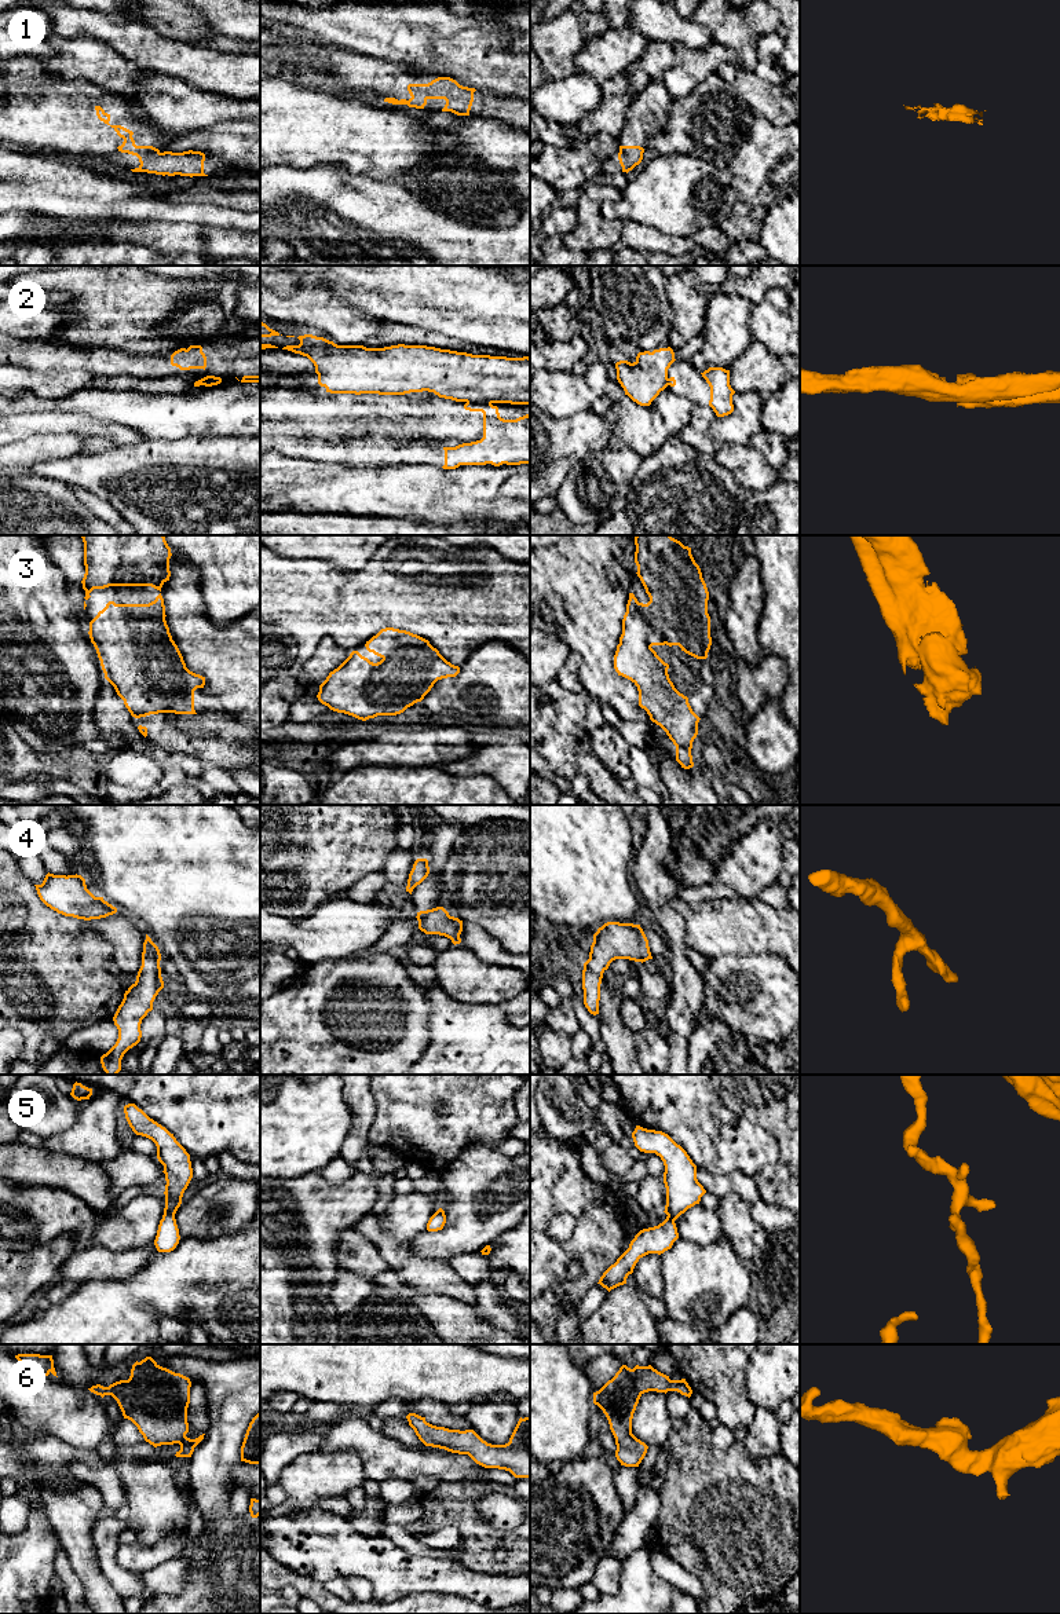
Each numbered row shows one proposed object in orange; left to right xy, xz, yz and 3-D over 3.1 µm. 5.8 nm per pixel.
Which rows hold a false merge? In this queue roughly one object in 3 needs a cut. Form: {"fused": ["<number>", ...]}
{"fused": ["2"]}

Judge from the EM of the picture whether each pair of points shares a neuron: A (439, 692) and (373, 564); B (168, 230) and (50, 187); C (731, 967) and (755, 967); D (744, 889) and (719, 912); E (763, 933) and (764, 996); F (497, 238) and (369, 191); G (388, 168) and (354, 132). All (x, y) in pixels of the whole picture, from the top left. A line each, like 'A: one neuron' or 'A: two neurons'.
A: two neurons
B: two neurons
C: one neuron
D: two neurons
E: two neurons
F: one neuron
G: one neuron

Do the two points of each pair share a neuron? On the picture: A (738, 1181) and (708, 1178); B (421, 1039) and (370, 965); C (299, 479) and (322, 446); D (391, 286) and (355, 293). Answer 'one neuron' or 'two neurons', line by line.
A: one neuron
B: one neuron
C: two neurons
D: one neuron

